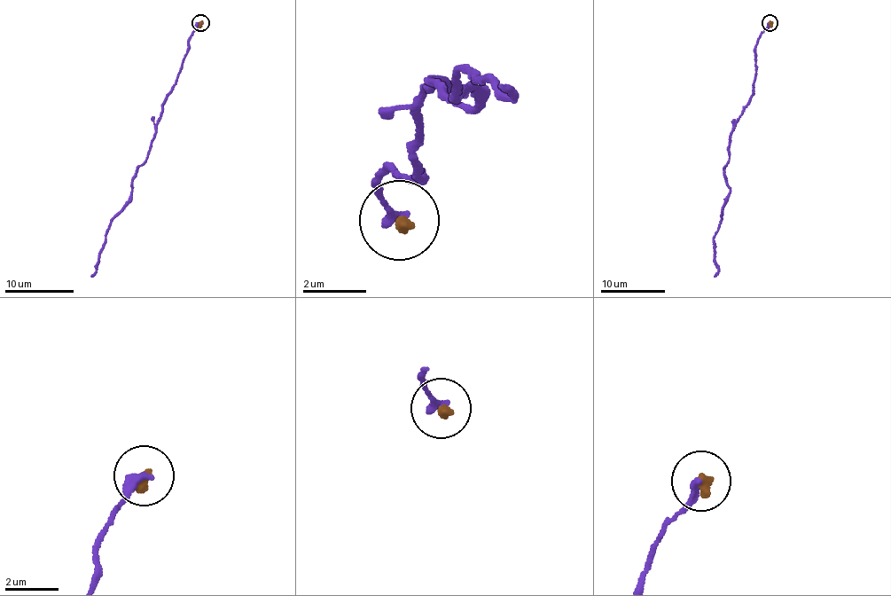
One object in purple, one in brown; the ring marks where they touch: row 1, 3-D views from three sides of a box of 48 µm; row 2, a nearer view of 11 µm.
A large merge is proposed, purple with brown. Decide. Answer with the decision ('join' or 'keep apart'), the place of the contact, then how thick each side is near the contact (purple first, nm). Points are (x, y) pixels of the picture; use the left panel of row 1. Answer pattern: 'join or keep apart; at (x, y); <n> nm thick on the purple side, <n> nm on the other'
join; at (200, 22); 320 nm thick on the purple side, 360 nm on the other

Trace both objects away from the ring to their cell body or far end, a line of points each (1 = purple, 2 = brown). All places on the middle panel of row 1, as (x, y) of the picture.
1: (396, 215), (377, 188), (384, 166), (418, 177), (423, 94), (483, 107), (457, 72), (501, 83)
2: (396, 223), (415, 229)

